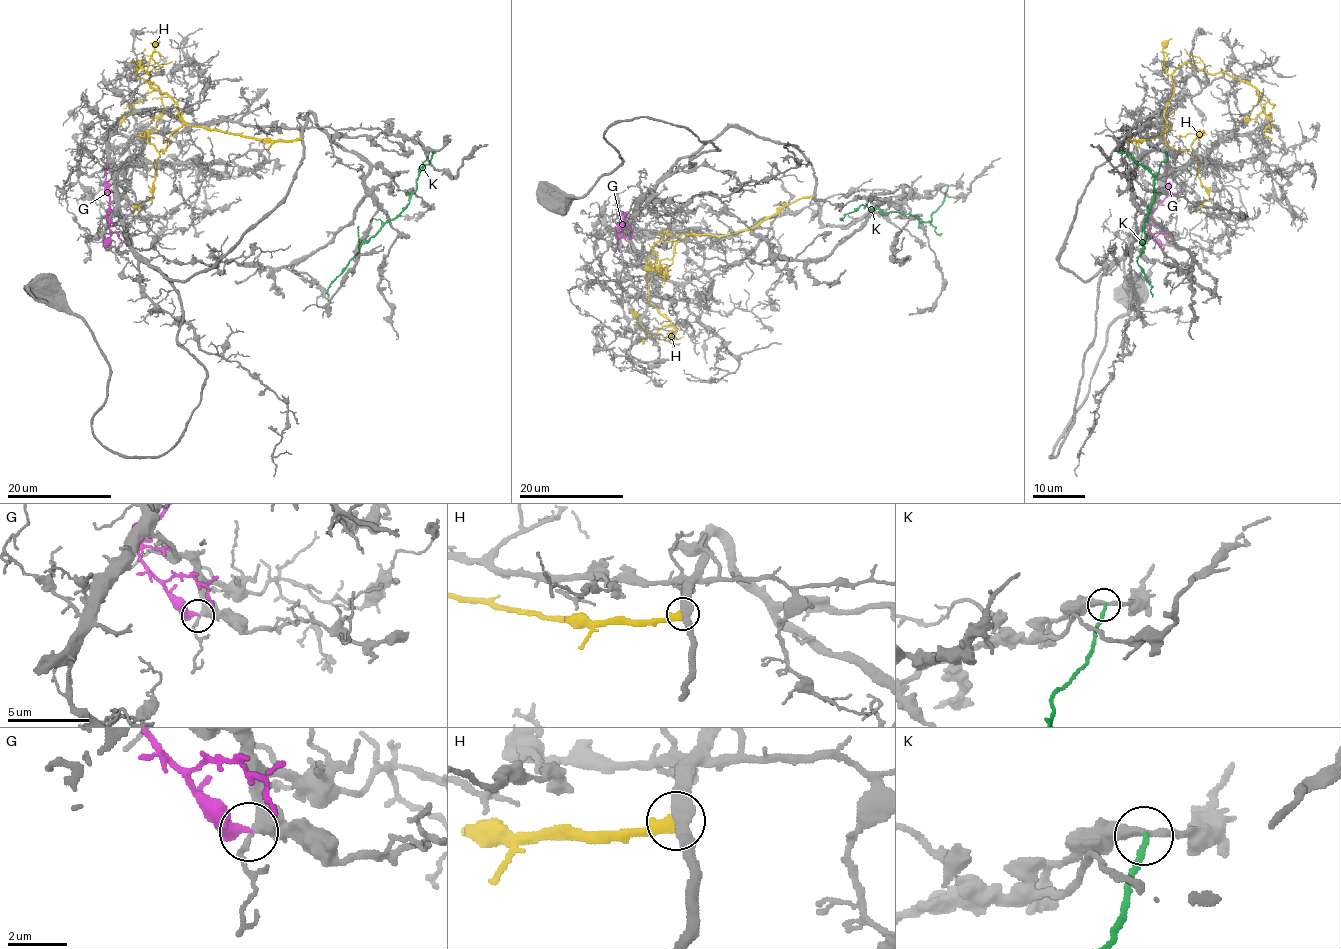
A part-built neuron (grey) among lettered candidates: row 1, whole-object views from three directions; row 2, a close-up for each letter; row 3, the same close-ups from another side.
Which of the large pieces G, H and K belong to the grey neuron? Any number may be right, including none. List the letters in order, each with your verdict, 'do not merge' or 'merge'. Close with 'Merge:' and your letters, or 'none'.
G: do not merge
H: do not merge
K: do not merge
Merge: none

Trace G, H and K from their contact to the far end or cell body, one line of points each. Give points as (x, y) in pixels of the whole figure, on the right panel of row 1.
G: (1164, 245), (1148, 229), (1144, 216), (1152, 212), (1166, 194), (1168, 163)
H: (1127, 138), (1147, 140), (1168, 129), (1172, 73), (1185, 63), (1247, 81), (1268, 101), (1242, 128)
K: (1118, 151), (1147, 168), (1153, 177), (1153, 202), (1144, 220), (1146, 237), (1137, 262), (1151, 285), (1152, 297)

